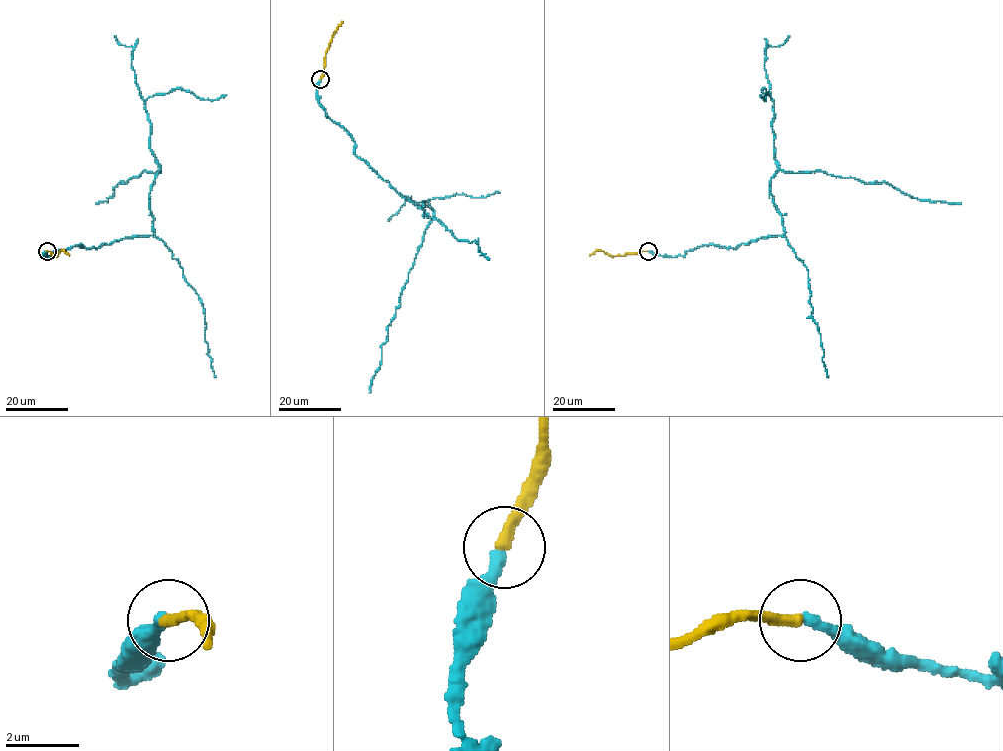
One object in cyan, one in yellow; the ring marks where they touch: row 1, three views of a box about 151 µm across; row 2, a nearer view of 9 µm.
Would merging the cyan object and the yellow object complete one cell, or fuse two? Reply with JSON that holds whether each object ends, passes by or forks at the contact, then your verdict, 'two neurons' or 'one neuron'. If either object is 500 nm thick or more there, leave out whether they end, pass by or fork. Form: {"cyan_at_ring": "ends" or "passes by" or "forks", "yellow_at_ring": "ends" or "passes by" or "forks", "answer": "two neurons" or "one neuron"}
{"cyan_at_ring": "ends", "yellow_at_ring": "ends", "answer": "one neuron"}

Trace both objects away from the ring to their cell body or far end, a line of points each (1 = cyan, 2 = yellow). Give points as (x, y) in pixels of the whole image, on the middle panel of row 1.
1: (320, 80), (319, 103), (351, 137), (355, 154), (428, 216), (423, 202), (434, 211), (387, 327), (369, 393)
2: (320, 79), (326, 51), (343, 21)

